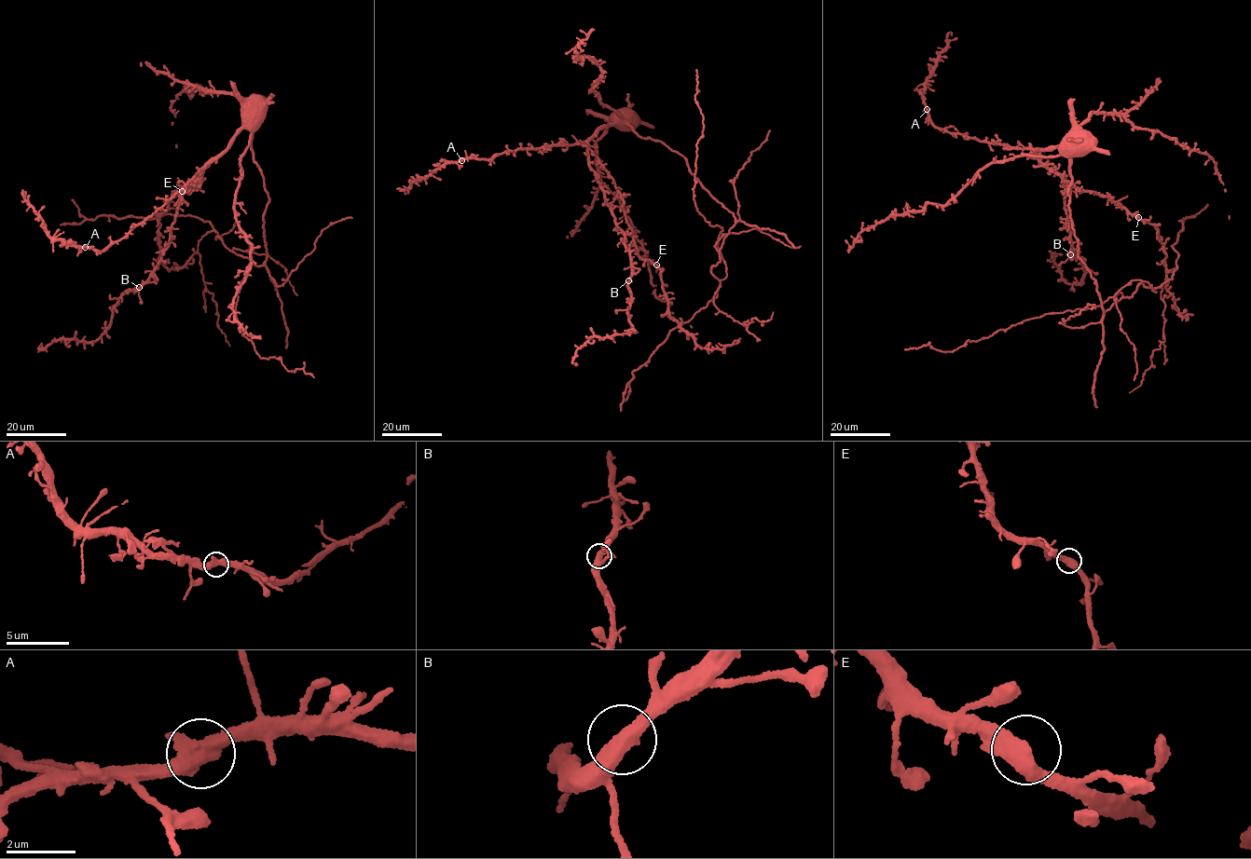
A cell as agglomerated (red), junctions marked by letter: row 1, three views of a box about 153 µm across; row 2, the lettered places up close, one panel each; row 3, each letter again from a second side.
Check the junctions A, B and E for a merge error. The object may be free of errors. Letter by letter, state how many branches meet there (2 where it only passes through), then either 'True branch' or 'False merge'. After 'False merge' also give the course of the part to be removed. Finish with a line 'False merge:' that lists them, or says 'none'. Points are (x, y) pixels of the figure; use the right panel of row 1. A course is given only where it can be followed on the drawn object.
A: Branches: 2. True branch
B: Branches: 2. True branch
E: Branches: 2. True branch
False merge: none

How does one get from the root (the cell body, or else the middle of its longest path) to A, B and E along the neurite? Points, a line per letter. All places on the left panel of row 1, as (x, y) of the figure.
A: (261, 105), (244, 121), (224, 150), (126, 236), (99, 252), (85, 247)
B: (261, 105), (244, 121), (224, 150), (183, 191), (170, 230), (170, 244), (163, 250), (157, 268), (139, 287)
E: (261, 105), (244, 121), (224, 150), (203, 168), (199, 184), (191, 189), (184, 185), (173, 193), (182, 191)

